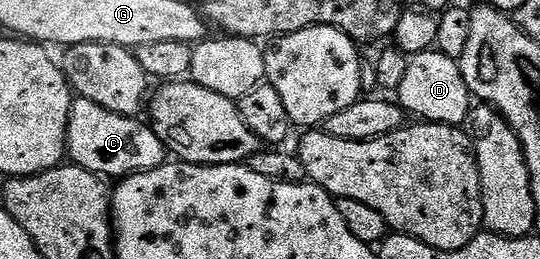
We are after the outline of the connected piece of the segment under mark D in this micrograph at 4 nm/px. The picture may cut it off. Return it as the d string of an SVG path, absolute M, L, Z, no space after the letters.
M437 50L422 52L407 61L405 78L397 93L398 103L404 113L423 122L461 126L473 107L473 97L459 69L458 60L449 58Z

